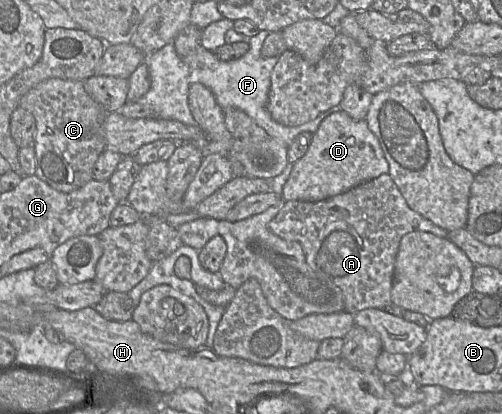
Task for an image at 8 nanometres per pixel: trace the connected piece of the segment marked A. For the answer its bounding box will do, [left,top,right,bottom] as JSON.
[268,173,448,315]

